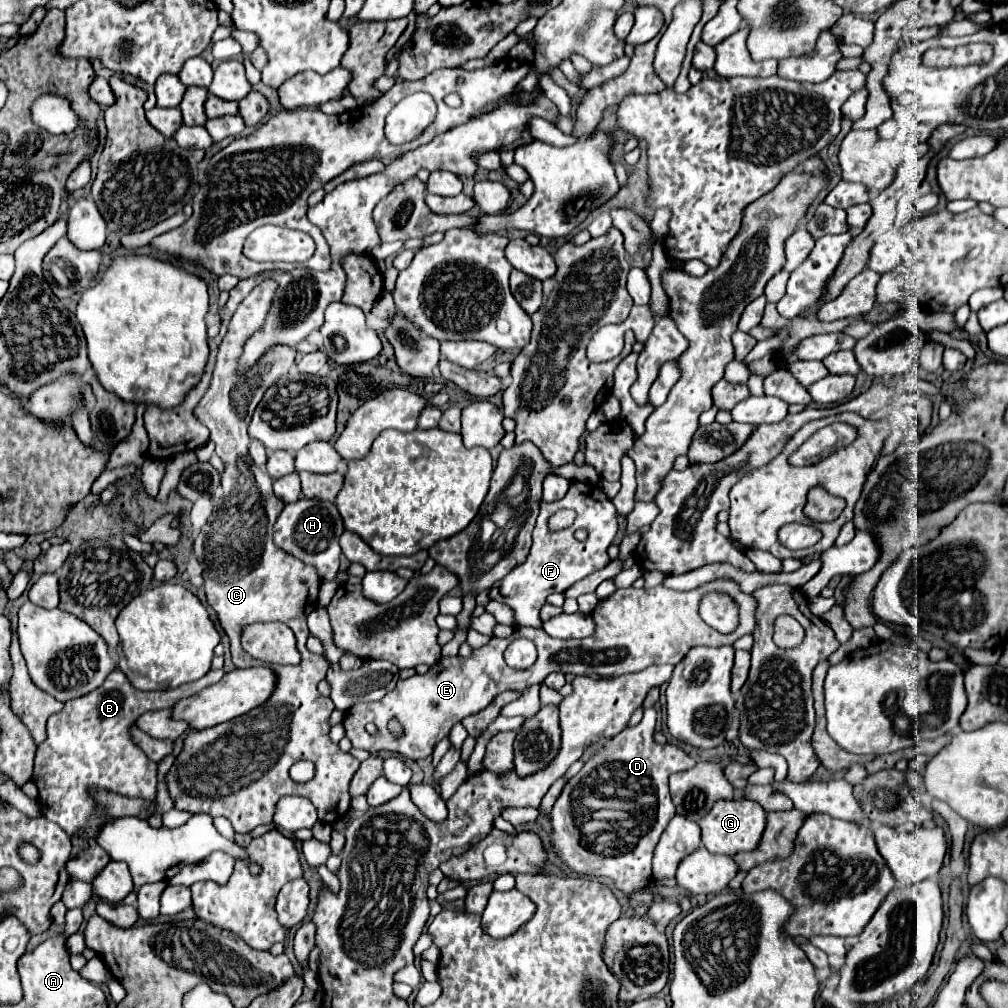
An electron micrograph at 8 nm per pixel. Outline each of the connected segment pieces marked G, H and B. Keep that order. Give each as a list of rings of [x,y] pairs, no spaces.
[[[734,798],[734,800],[718,800],[712,810],[700,820],[702,828],[702,844],[712,854],[730,854],[736,852],[750,852],[758,846],[758,840],[766,826],[766,812],[760,808],[760,804],[746,800],[746,798]]]
[[[300,498],[294,504],[286,504],[282,514],[278,516],[278,520],[274,524],[274,542],[282,550],[300,558],[302,562],[316,566],[320,580],[328,582],[328,580],[334,580],[336,572],[338,572],[338,564],[340,564],[338,538],[342,532],[344,532],[342,516],[332,502]]]
[[[114,670],[98,690],[82,698],[68,700],[62,712],[48,718],[46,740],[38,744],[34,760],[32,782],[38,786],[42,814],[56,822],[64,832],[76,832],[86,840],[92,840],[108,818],[96,818],[92,814],[94,800],[86,796],[86,788],[90,784],[110,788],[124,796],[140,796],[156,802],[156,762],[148,760],[146,754],[130,740],[128,726],[136,722],[140,714],[148,710],[172,708],[174,702],[220,682],[222,676],[224,670],[210,670],[200,680],[188,682],[174,690],[142,692],[136,690],[122,672]]]

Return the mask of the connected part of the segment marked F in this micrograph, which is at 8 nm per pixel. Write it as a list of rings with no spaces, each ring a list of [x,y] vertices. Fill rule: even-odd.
[[[572,480],[568,494],[560,502],[552,502],[552,504],[540,502],[540,514],[536,518],[536,526],[532,532],[534,544],[532,544],[530,556],[526,558],[524,564],[520,564],[520,568],[512,570],[498,584],[498,600],[508,604],[516,612],[518,626],[542,626],[538,614],[548,594],[566,592],[572,584],[604,568],[610,562],[606,548],[610,546],[616,534],[616,528],[618,528],[616,516],[618,516],[616,508],[612,506],[612,502],[604,496],[604,492],[598,486],[592,486],[588,482],[578,482],[578,480]],[[560,508],[572,508],[576,512],[576,520],[570,528],[562,532],[550,532],[546,528],[546,518]],[[578,528],[588,530],[586,542],[576,542],[574,530]]]

